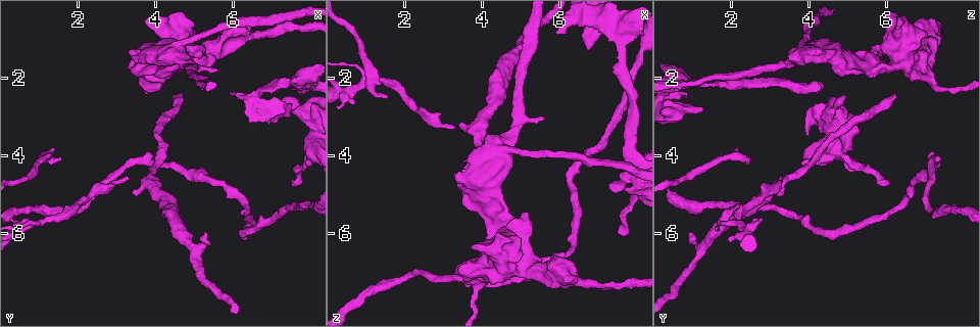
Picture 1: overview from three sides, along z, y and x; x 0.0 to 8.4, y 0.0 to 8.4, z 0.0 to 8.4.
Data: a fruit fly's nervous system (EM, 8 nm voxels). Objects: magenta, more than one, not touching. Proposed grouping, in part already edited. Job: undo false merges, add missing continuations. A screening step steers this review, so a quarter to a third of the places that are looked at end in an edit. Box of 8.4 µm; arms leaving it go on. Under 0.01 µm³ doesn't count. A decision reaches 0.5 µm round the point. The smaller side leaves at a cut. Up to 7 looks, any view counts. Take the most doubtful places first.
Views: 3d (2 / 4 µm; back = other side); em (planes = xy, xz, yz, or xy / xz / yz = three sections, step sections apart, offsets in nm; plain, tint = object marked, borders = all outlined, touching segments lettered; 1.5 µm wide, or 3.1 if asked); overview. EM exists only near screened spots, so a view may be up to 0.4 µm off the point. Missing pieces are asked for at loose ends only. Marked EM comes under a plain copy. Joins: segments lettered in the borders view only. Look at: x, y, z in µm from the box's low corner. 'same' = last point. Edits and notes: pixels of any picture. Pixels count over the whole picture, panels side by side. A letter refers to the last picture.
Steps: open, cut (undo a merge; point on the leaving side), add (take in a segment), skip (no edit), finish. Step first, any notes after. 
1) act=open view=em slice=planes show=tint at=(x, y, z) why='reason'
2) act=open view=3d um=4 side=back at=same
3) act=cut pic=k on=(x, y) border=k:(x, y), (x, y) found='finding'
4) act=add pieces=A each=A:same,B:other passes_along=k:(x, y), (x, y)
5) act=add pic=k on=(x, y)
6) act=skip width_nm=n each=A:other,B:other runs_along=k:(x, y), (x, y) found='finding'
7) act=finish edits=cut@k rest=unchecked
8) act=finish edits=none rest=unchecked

act=open view=em slice=planes show=borders at=(7.65, 4.70, 6.10) why='an open end'

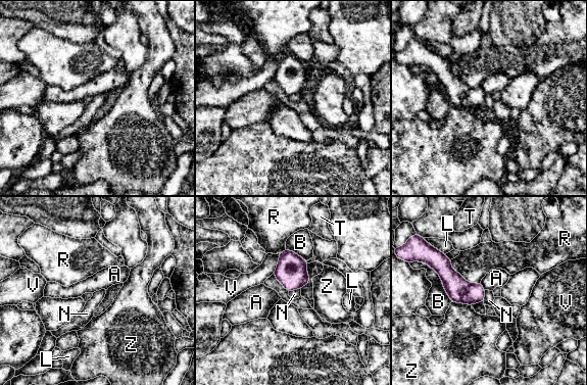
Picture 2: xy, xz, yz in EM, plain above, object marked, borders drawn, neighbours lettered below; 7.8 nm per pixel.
act=skip each=A:other,B:other,L:other,N:other,R:other,T:other,V:other,Z:other found='none of them fits'

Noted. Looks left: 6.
act=open view=3d um=2 side=back at=(5.25, 5.90, 0.95) why='an open end'

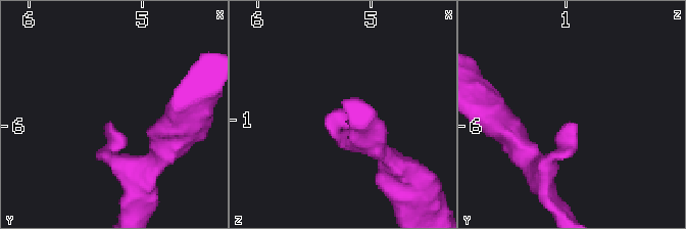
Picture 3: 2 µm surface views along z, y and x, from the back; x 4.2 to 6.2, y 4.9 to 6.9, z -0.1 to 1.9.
act=open view=em slice=xz step=8 show=tint at=(5.30, 5.98, 0.94) why='need the tissue'

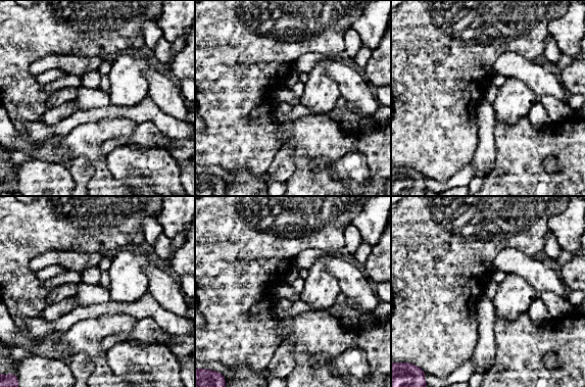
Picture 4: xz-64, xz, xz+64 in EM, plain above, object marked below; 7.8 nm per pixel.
act=open view=em slice=planes show=borders at=same

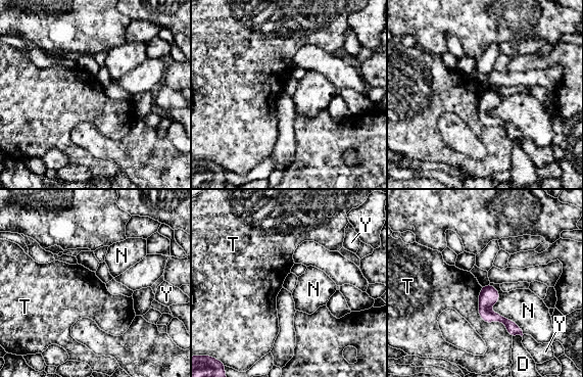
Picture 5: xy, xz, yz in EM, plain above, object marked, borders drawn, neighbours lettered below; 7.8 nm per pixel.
act=skip each=D:other,N:other,T:other,Y:other border=5:(489, 284), (490, 309), (523, 334) found='no lettered segment goes on from it'

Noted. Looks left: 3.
act=open view=3d um=2 at=(3.95, 1.30, 3.75)

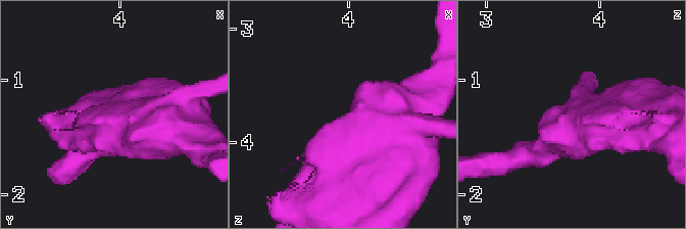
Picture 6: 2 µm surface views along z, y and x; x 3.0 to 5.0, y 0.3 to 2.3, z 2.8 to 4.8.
act=open view=em slice=yz step=8 show=borders at=(3.96, 1.32, 3.76)

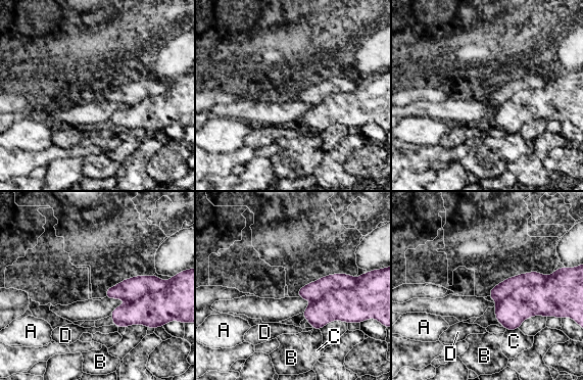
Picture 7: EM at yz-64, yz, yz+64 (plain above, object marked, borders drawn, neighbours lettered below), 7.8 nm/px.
act=cut pic=7 on=(505, 288) each=A:other,B:other,C:other,D:other part_leaving=7:(352, 280), (328, 282), (300, 294) found='a second cell is stuck on'

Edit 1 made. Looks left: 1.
act=finish edits=cut@7 rest=unchecked

